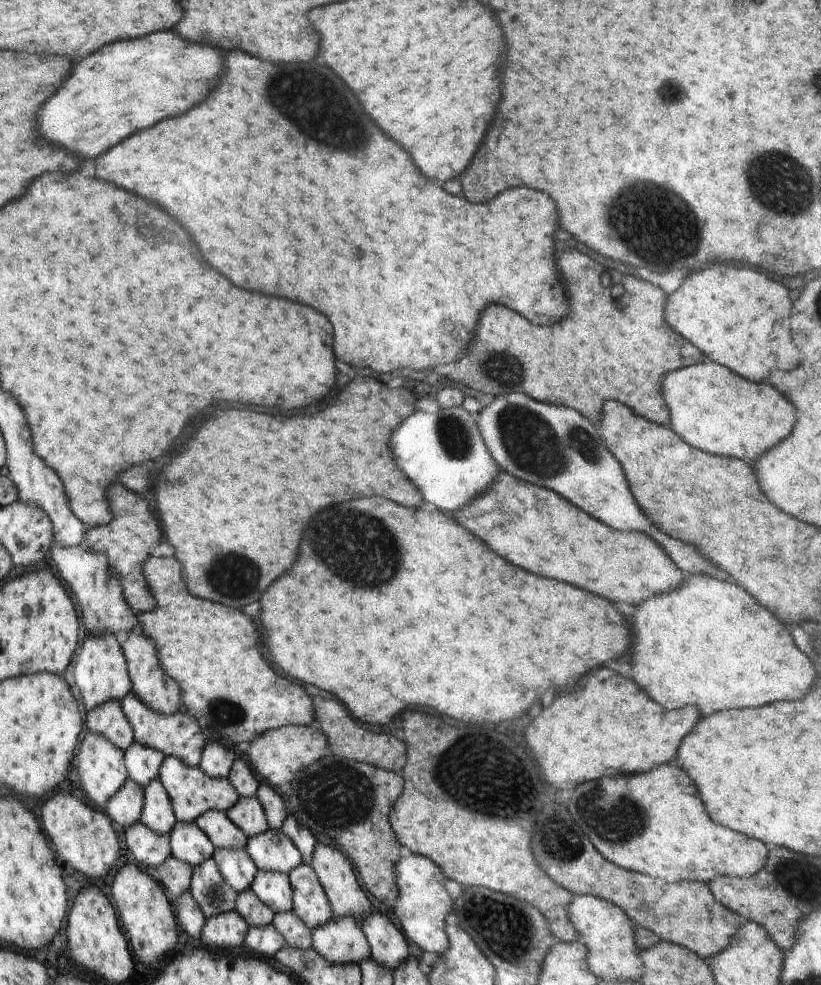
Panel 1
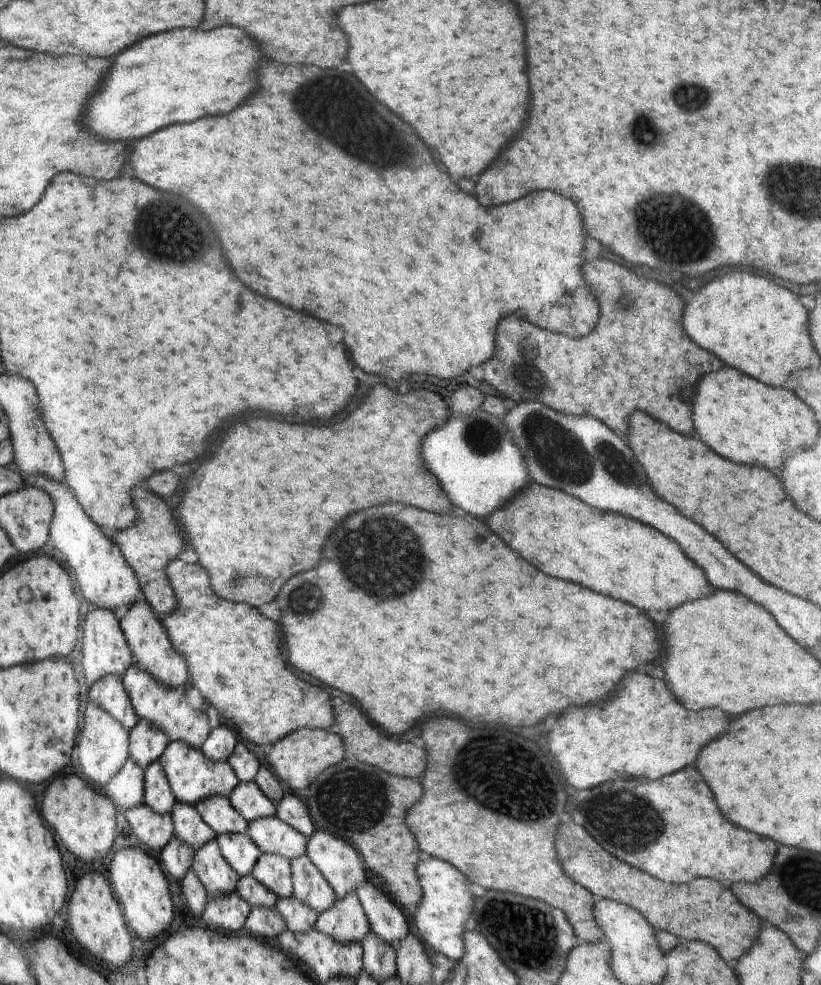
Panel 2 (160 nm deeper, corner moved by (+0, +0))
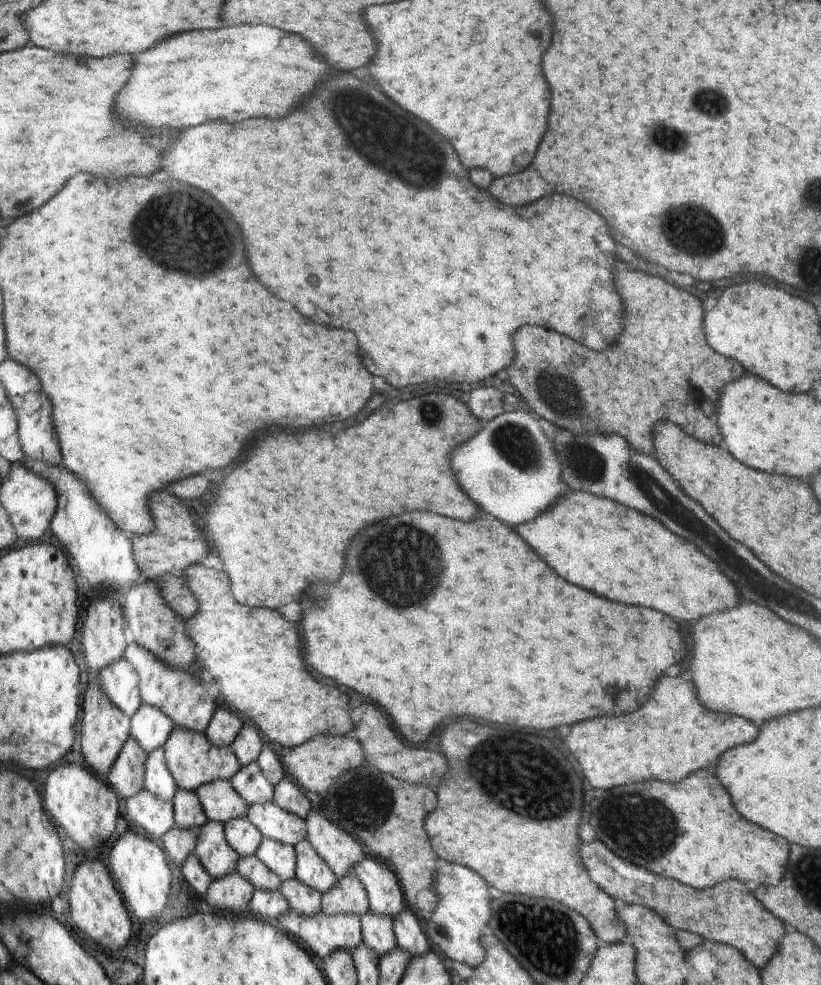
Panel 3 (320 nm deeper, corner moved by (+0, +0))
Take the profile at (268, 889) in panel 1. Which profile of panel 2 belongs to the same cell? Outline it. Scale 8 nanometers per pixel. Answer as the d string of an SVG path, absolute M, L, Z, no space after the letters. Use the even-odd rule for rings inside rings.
M262 853L251 873L258 882L275 892L278 898L293 896L294 875L288 857L274 853Z

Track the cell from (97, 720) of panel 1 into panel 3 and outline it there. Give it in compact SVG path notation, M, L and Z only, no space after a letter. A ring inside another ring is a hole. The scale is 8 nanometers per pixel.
M126 660L112 662L112 665L103 669L98 674L98 686L108 696L110 702L115 704L129 719L141 708L138 684L140 678Z

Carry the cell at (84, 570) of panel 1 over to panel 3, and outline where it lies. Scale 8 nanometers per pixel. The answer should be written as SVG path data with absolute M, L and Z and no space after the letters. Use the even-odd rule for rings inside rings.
M33 460L26 466L34 474L51 482L52 488L56 490L58 509L50 526L54 534L53 539L71 554L72 560L78 566L78 572L86 576L90 586L100 590L122 586L128 589L134 581L142 577L132 539L112 522L96 499L92 498L84 482L80 482L80 479L63 464L58 466L42 460Z

